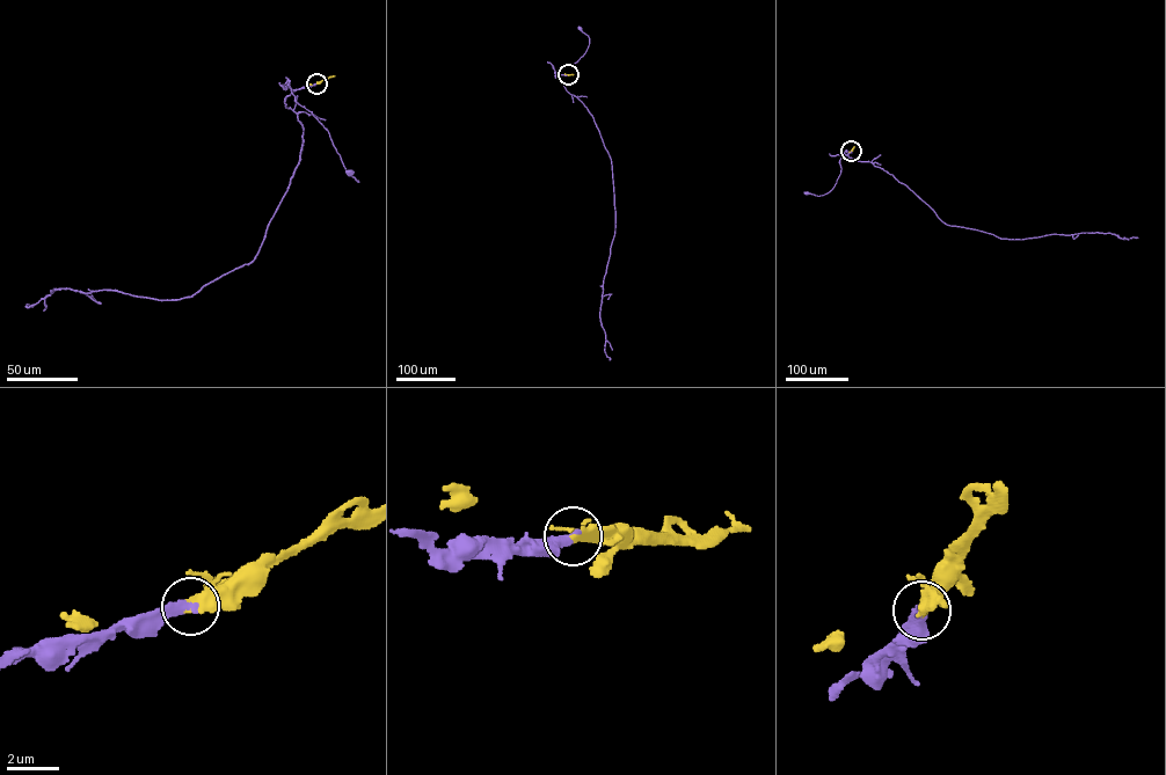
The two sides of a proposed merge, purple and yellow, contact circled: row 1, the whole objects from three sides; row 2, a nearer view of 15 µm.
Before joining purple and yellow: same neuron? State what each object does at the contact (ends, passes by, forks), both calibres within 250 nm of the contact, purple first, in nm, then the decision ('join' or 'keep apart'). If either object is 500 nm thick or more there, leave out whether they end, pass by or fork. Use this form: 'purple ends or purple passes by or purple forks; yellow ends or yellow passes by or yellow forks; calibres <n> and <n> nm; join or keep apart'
purple ends; yellow ends; calibres 320 and 480 nm; join

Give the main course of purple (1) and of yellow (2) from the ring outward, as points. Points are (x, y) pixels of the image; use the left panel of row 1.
1: (316, 83), (291, 88), (292, 93), (296, 101), (327, 130), (345, 170), (358, 182), (350, 173)
2: (316, 83), (334, 75)

